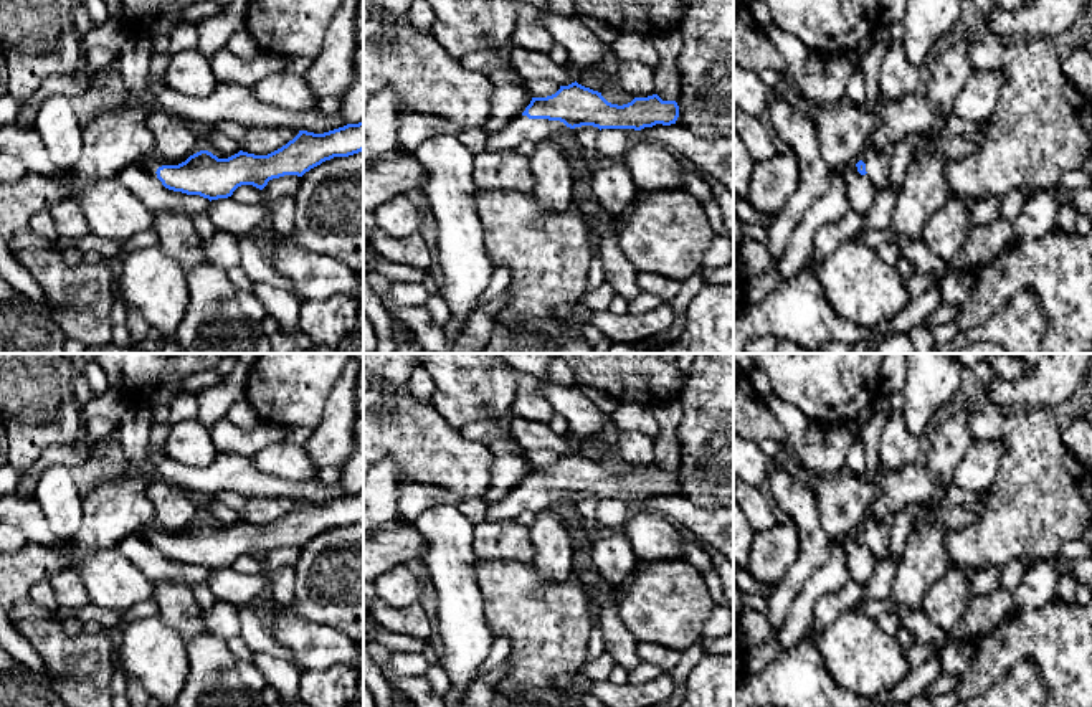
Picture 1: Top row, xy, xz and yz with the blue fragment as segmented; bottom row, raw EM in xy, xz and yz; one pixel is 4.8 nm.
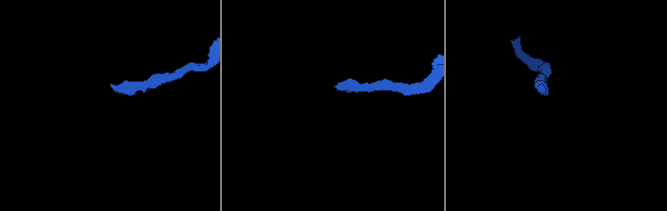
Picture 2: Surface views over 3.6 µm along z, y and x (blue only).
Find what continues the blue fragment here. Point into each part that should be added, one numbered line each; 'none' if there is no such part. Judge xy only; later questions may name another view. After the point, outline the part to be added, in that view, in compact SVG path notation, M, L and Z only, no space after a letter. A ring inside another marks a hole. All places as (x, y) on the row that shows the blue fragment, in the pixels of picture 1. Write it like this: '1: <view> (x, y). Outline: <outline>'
1: xy (151, 161). Outline: M155 150L140 155L135 162L140 167L147 168L155 177L157 177L155 172L157 172L159 167L162 167L162 165L178 165L178 164L173 164L173 162L165 160Z

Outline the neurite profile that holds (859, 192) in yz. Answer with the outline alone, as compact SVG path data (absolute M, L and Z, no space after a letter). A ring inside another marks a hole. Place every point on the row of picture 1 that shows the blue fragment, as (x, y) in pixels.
M856 164L843 167L841 173L846 185L849 210L859 215L866 215L874 203L877 188L866 175L857 172Z

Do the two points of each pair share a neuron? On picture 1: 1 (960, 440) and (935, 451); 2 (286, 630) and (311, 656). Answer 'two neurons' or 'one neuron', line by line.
1: one neuron
2: one neuron

